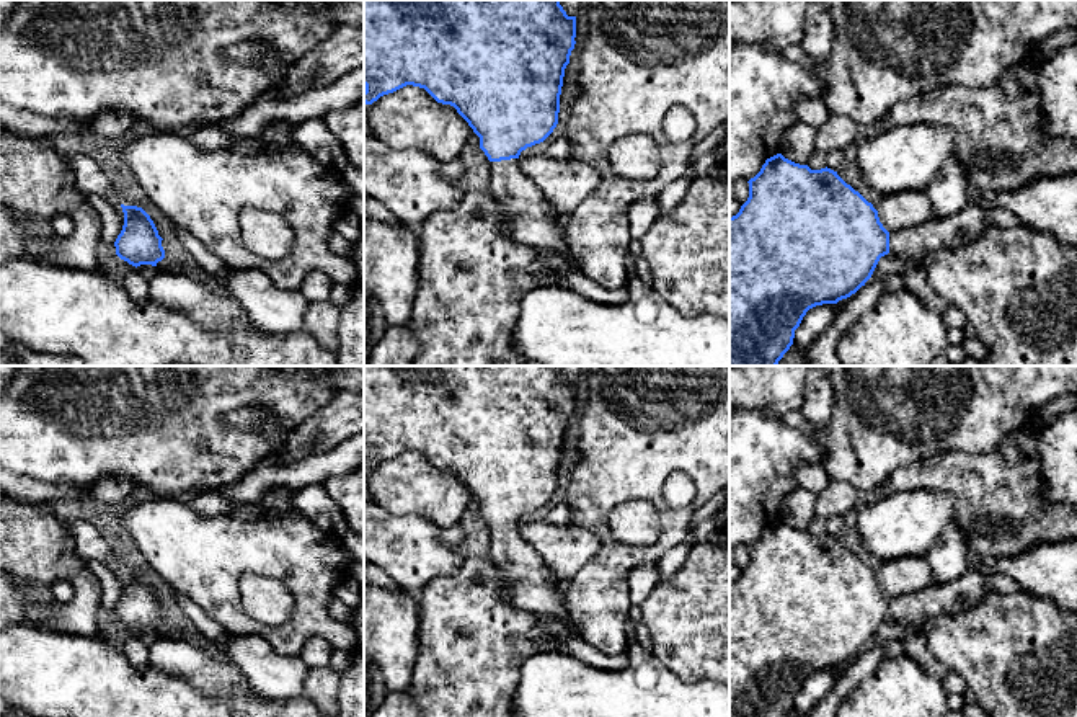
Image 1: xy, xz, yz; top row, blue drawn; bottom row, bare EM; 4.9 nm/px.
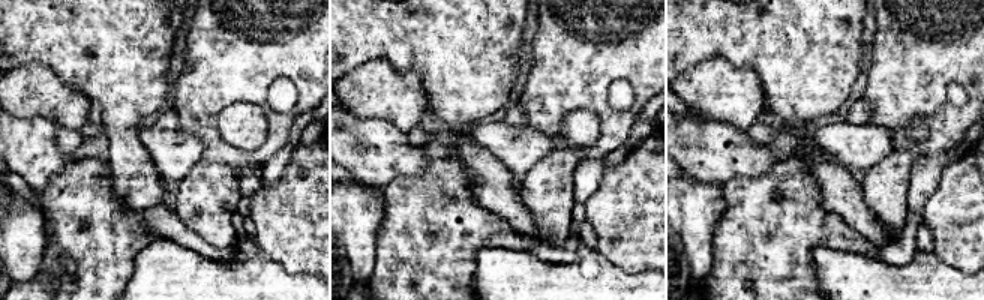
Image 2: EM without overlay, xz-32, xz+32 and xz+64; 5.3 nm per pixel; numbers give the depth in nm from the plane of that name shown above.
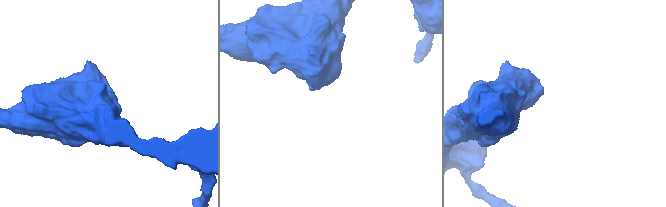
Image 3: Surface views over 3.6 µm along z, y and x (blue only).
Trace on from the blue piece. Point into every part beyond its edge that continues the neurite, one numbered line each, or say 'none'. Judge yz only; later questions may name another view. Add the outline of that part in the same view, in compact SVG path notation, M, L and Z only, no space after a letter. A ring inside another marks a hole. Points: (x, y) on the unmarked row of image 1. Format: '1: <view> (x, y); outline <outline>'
1: yz (913, 610); outline M968 570L948 583L889 598L889 619L911 630L920 630L930 619L974 608L986 595L986 575Z

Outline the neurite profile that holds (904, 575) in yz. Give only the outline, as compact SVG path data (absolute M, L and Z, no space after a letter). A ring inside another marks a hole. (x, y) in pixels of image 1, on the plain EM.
M914 555L881 563L878 583L888 598L899 598L938 585L927 557Z

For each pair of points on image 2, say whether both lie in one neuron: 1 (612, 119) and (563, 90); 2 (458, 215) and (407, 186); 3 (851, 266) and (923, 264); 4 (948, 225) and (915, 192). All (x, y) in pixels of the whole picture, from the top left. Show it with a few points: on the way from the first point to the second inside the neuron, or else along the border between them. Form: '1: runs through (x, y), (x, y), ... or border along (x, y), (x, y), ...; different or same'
1: runs through (600, 107), (584, 90), (575, 90); same
2: runs through (446, 215), (435, 215), (419, 198); same
3: runs through (869, 275), (905, 275); same
4: border along (942, 170), (939, 185), (927, 200), (921, 215); different

